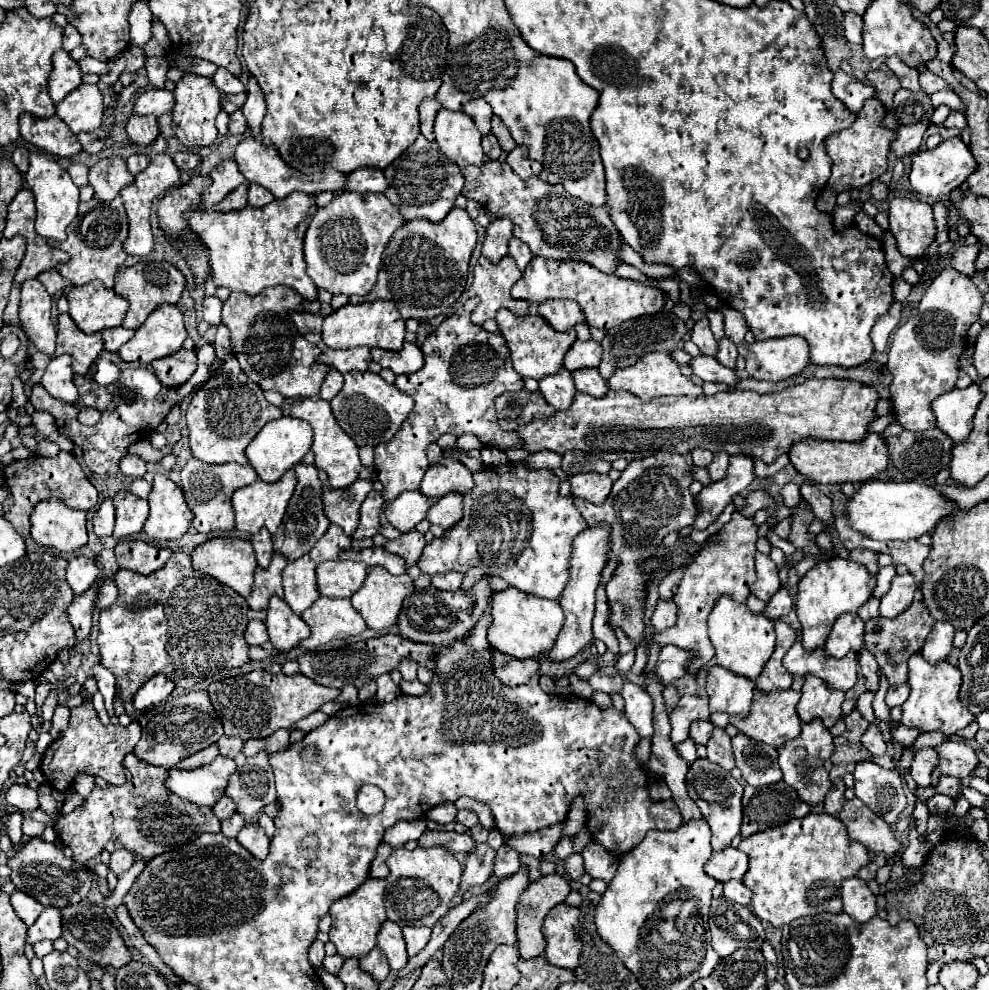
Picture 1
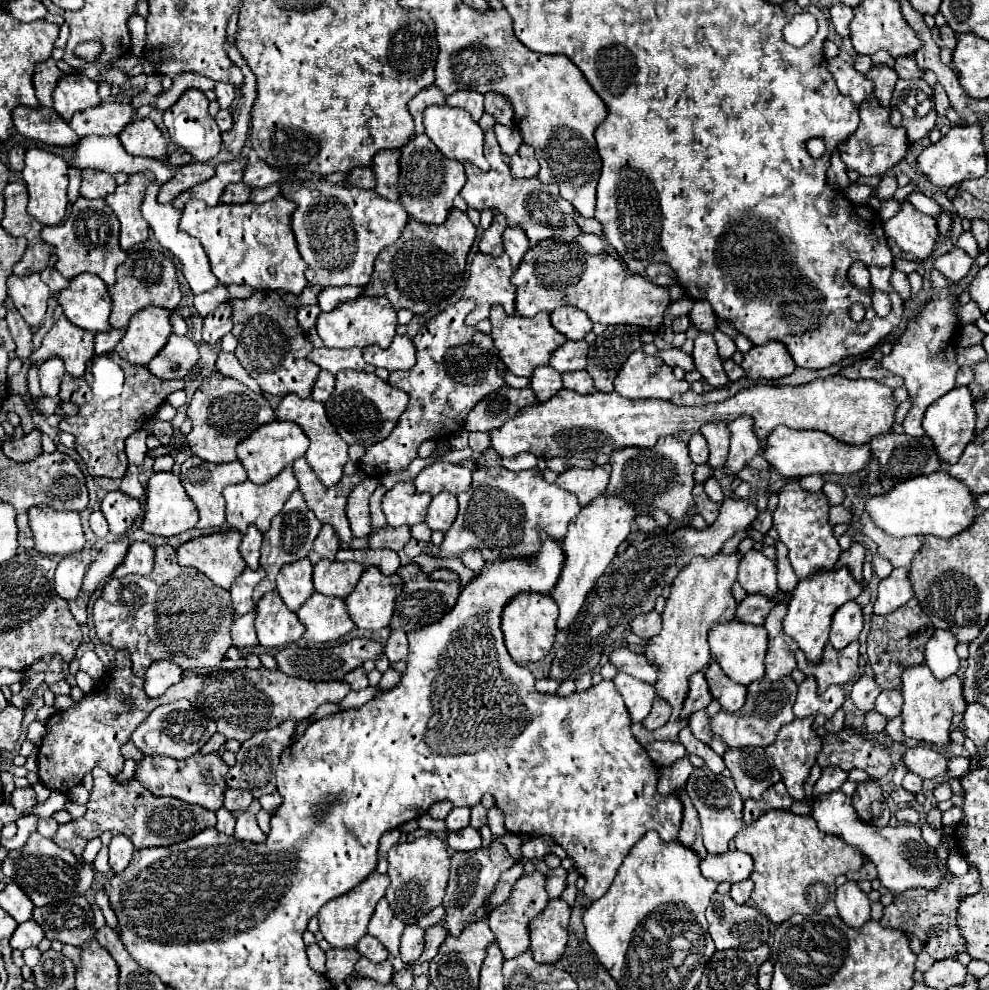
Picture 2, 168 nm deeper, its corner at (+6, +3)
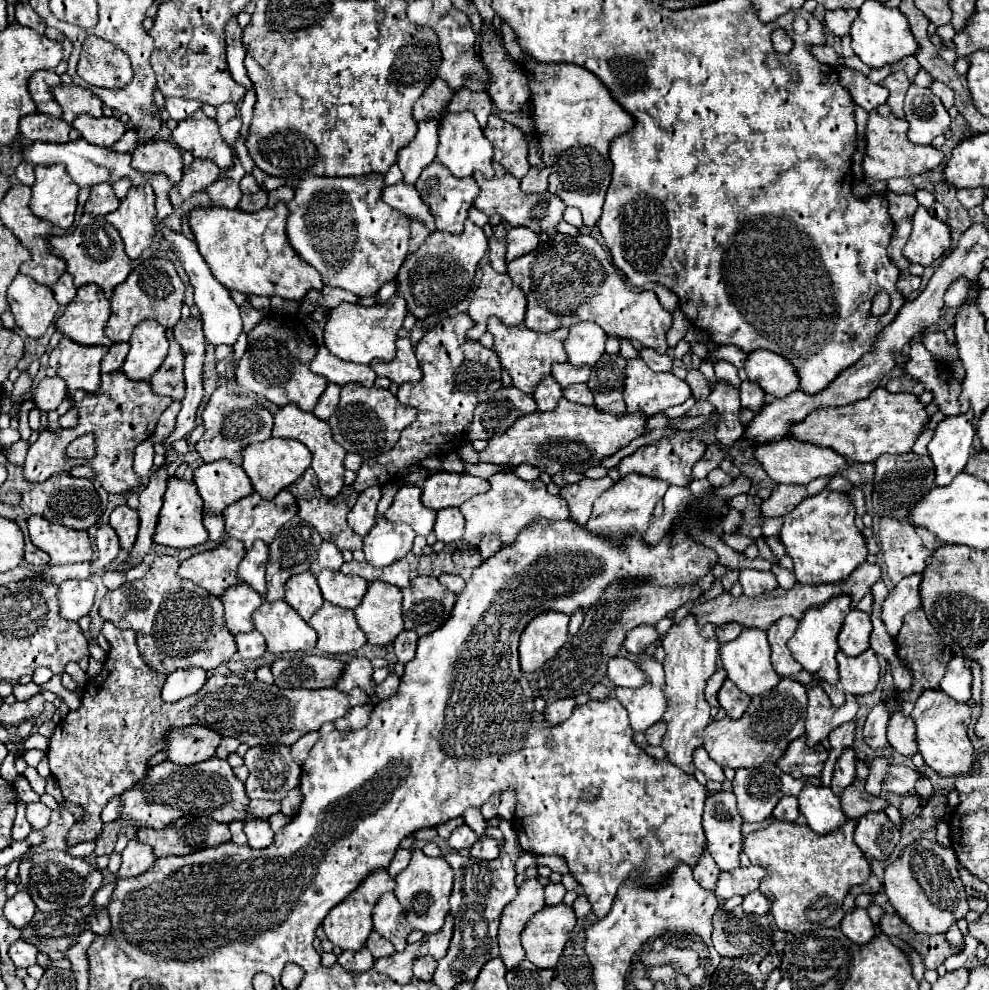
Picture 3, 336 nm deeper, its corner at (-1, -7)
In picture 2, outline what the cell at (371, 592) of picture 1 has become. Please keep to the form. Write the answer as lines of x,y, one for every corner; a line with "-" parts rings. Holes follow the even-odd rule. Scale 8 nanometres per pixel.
368,566
346,598
348,614
358,628
380,630
390,624
394,612
394,600
402,590
402,578
398,574
384,576
378,568

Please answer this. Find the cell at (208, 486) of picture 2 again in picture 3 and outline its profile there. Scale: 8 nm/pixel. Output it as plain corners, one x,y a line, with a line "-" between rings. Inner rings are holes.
217,460
217,462
211,462
211,464
199,466
193,472
193,482
197,484
199,494
201,494
203,502
205,502
205,508
203,508
203,524
207,528
207,532
209,532
209,540
219,542
223,538
223,534
225,534
223,510
229,504
233,504
233,502
237,502
237,500
253,494
253,486
251,486
245,470
241,466
229,462
229,460

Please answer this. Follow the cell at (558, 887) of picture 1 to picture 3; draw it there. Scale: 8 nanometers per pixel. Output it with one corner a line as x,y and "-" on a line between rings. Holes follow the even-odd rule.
529,878
519,886
517,896
505,906
499,924
499,950
501,960
507,970
515,968
525,960
525,950
521,948
519,934
525,928
525,922
545,908
543,884
537,878

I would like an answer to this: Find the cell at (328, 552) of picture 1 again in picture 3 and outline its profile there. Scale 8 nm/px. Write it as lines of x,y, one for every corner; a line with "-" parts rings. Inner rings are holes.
323,542
319,548
319,556
317,560
311,564
311,574
317,576
321,570
329,568
329,570
339,570
343,564
343,556
341,550
333,544
333,542

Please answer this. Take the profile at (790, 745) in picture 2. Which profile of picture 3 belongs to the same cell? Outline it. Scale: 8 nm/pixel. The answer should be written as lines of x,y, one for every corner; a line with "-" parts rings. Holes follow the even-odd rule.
805,736
793,740
793,744
789,744
785,756
777,762
777,766
787,772
793,774
793,778
811,778
811,776
821,776
823,764
827,760
829,752
821,746
809,748
805,744

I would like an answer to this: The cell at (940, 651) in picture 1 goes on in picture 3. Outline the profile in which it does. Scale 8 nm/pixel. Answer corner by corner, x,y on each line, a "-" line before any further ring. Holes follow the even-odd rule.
955,656
949,662
949,668
941,680
941,690
957,702
969,702
971,700
971,682
973,682
973,676
965,668
965,660
961,656

